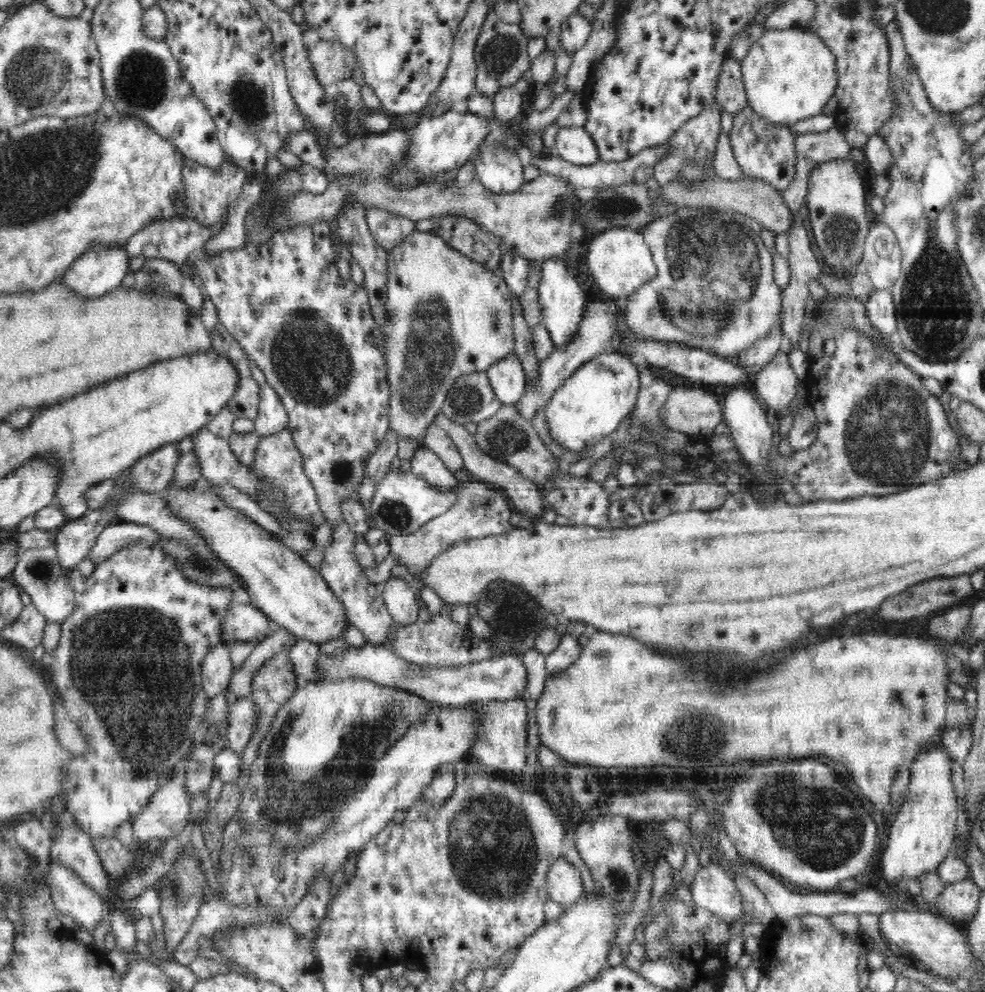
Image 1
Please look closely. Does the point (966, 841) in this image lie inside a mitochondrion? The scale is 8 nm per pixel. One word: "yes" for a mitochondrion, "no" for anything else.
no

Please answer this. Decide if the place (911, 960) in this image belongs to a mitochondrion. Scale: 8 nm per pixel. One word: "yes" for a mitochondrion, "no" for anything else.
no

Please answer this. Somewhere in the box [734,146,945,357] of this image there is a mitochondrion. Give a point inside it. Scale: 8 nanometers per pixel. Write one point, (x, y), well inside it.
(840, 233)

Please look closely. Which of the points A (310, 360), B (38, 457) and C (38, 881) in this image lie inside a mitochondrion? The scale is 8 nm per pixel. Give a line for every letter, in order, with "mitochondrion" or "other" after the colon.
A: mitochondrion
B: other
C: other

